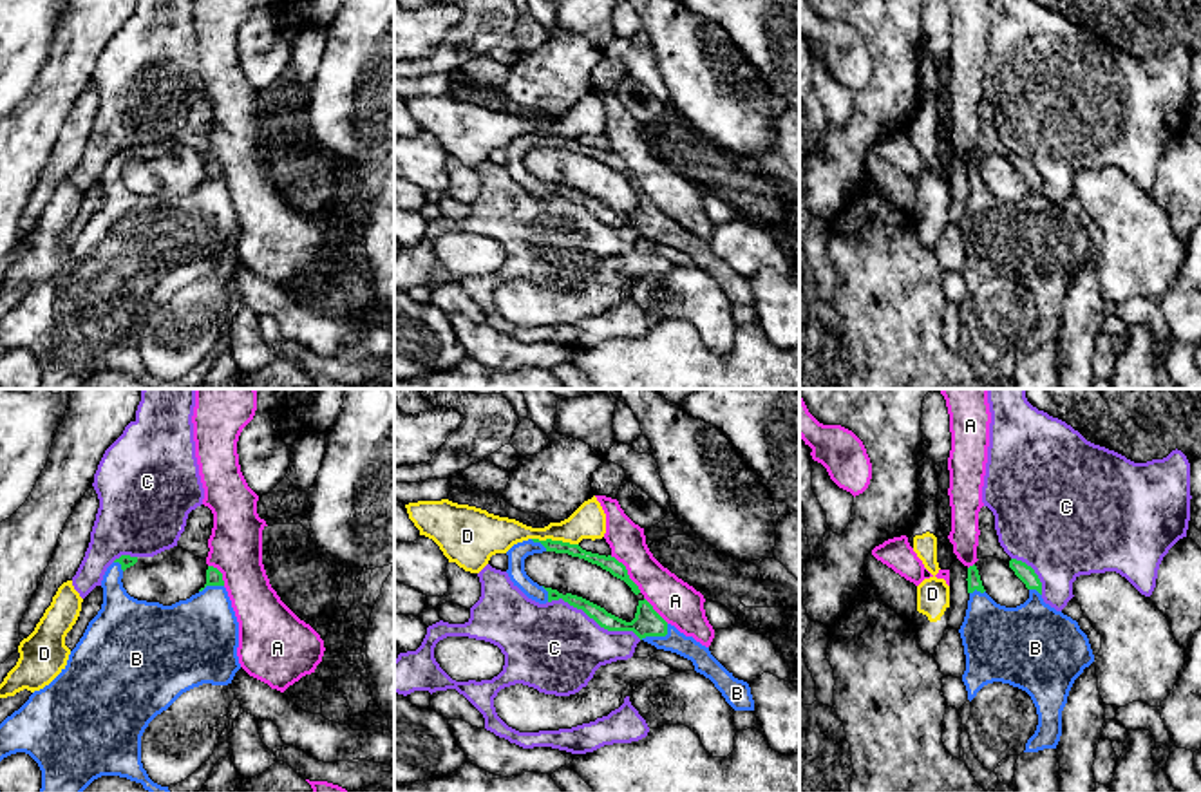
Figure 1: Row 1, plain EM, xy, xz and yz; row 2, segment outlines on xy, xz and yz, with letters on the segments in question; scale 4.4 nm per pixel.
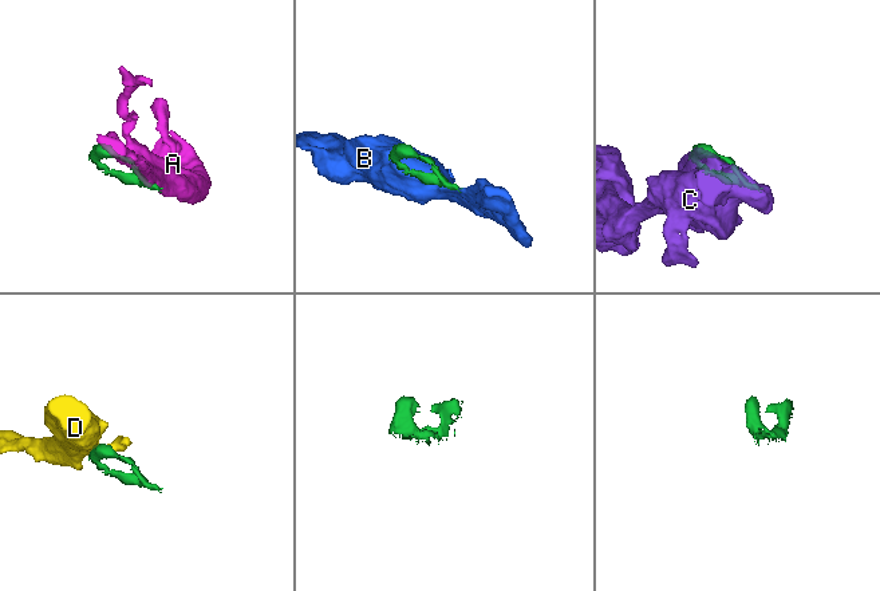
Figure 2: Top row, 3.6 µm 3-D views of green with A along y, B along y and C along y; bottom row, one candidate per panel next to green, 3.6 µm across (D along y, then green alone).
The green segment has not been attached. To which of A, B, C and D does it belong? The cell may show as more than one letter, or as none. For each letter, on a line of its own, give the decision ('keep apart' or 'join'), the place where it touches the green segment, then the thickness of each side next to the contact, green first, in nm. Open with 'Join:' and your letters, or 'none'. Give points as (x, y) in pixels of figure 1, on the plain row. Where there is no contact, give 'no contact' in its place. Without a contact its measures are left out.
Join: B
A: keep apart; meets green in xz at (626, 167); 70 nm thick on the green side, 190 nm on the other
B: join; meets green in xz at (657, 230); 120 nm thick on the green side, 100 nm on the other
C: keep apart; meets green in xz at (595, 216); 120 nm thick on the green side, 400 nm on the other
D: keep apart; meets green in xz at (556, 136); 60 nm thick on the green side, 160 nm on the other

